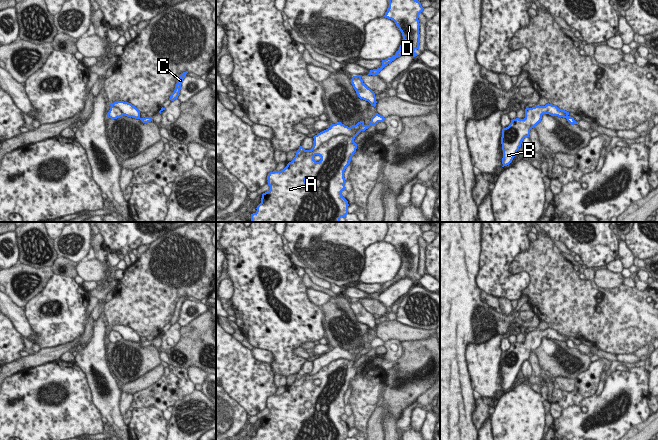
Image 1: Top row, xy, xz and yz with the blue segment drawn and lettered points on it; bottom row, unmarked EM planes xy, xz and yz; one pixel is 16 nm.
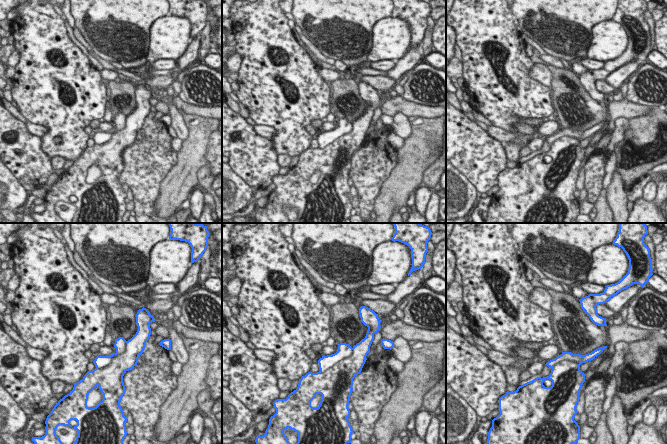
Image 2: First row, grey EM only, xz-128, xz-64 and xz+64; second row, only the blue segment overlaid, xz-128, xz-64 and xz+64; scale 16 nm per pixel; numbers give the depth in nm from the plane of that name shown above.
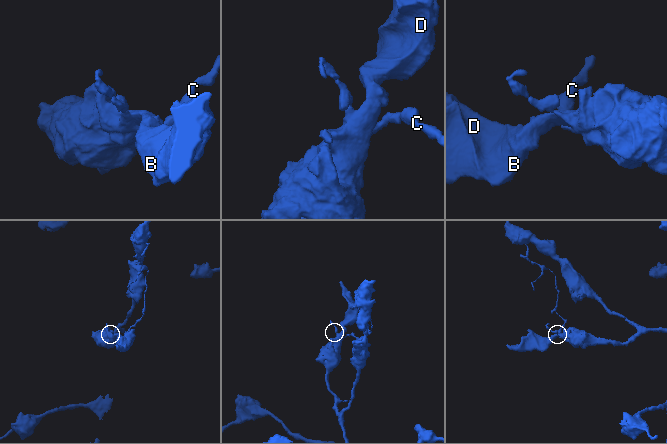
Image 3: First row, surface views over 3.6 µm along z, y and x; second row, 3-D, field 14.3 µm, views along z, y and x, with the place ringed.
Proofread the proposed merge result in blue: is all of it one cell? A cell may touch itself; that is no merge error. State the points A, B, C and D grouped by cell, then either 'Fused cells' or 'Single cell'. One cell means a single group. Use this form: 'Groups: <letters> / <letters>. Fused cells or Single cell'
Groups: A B D / C. Fused cells.

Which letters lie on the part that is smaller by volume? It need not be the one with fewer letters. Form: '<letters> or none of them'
C.

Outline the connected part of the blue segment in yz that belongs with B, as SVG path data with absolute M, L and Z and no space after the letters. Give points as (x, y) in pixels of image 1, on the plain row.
M549 327L545 330L526 331L524 343L513 343L508 351L502 353L502 391L512 386L521 371L523 363L529 361L530 354L541 345L543 338L566 342L569 336Z

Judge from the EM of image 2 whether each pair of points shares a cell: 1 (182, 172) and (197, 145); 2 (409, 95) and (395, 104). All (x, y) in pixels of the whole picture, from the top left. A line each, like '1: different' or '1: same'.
1: same
2: different

